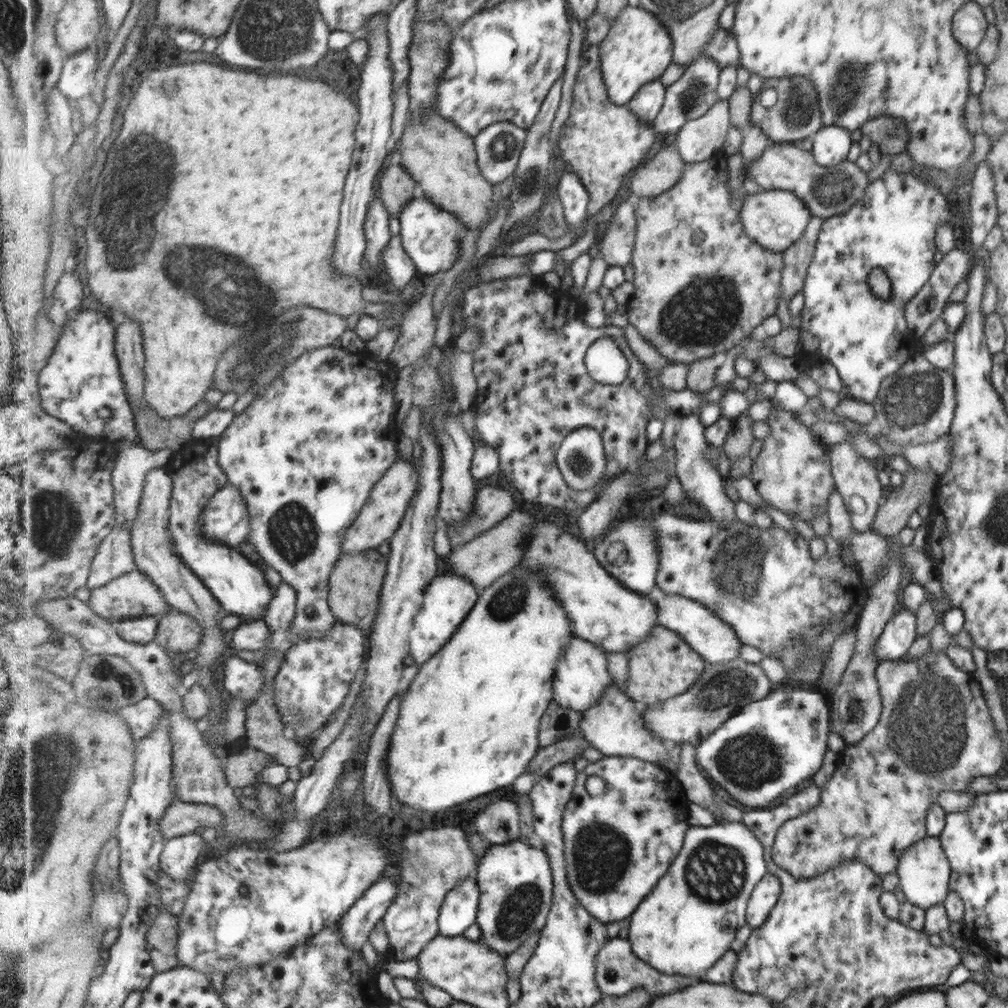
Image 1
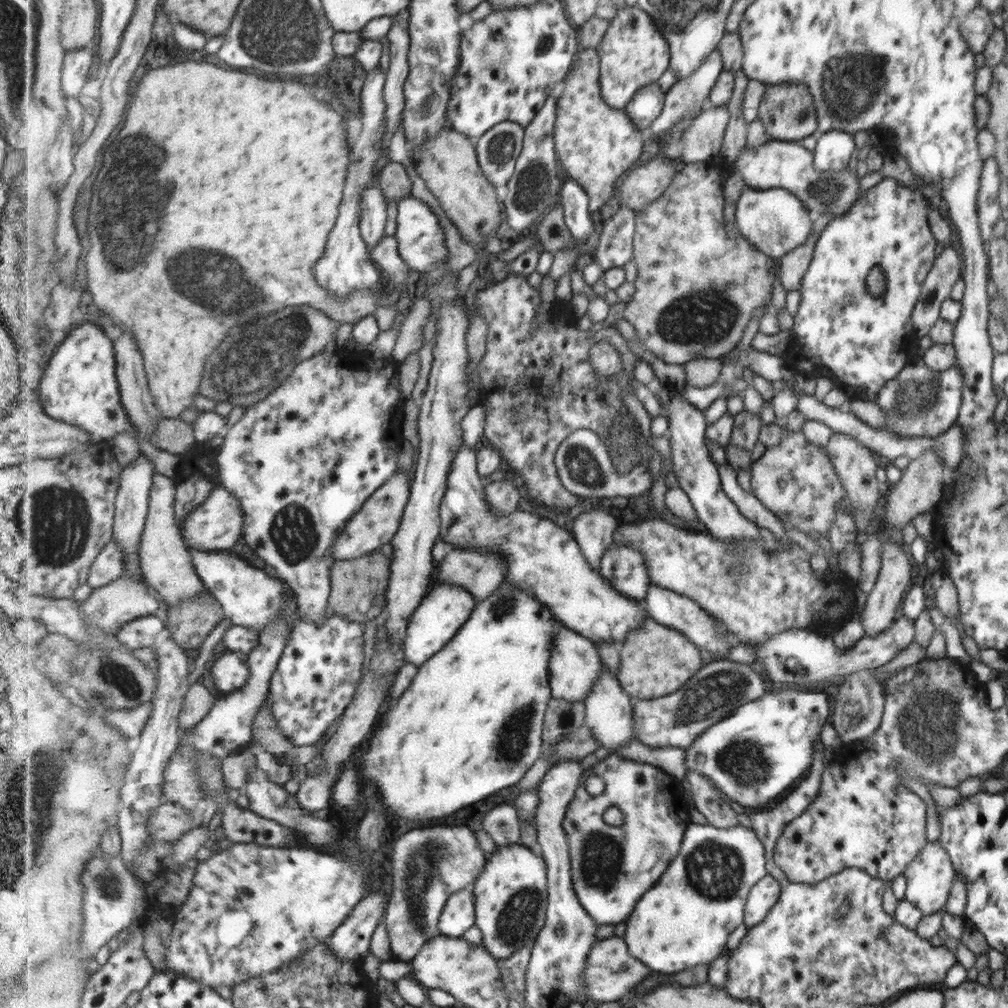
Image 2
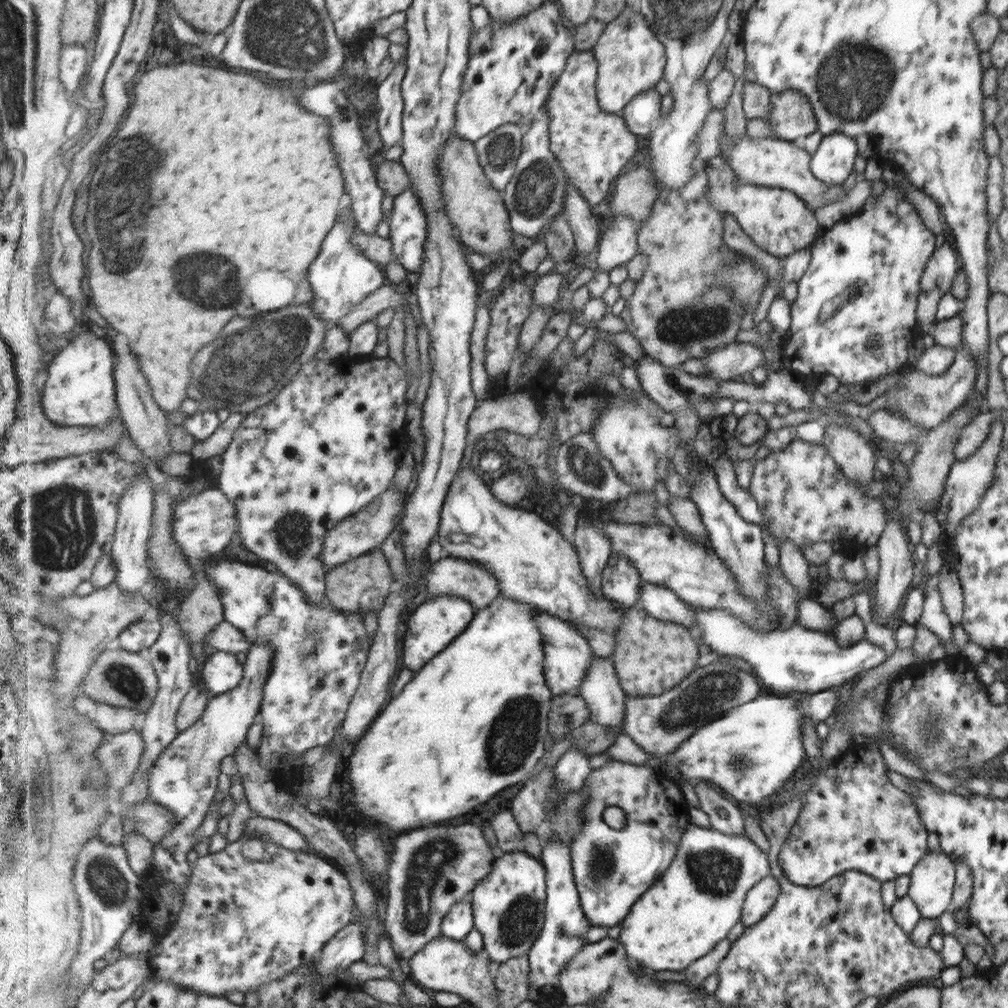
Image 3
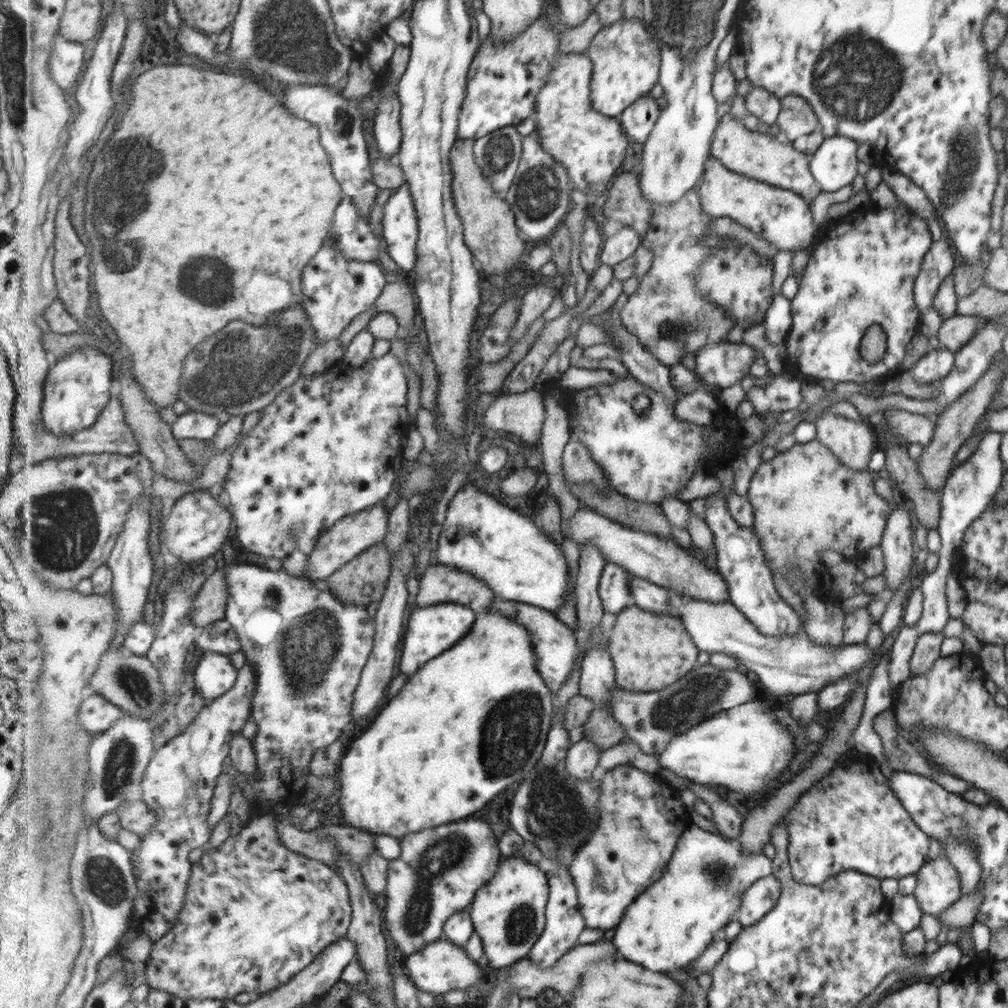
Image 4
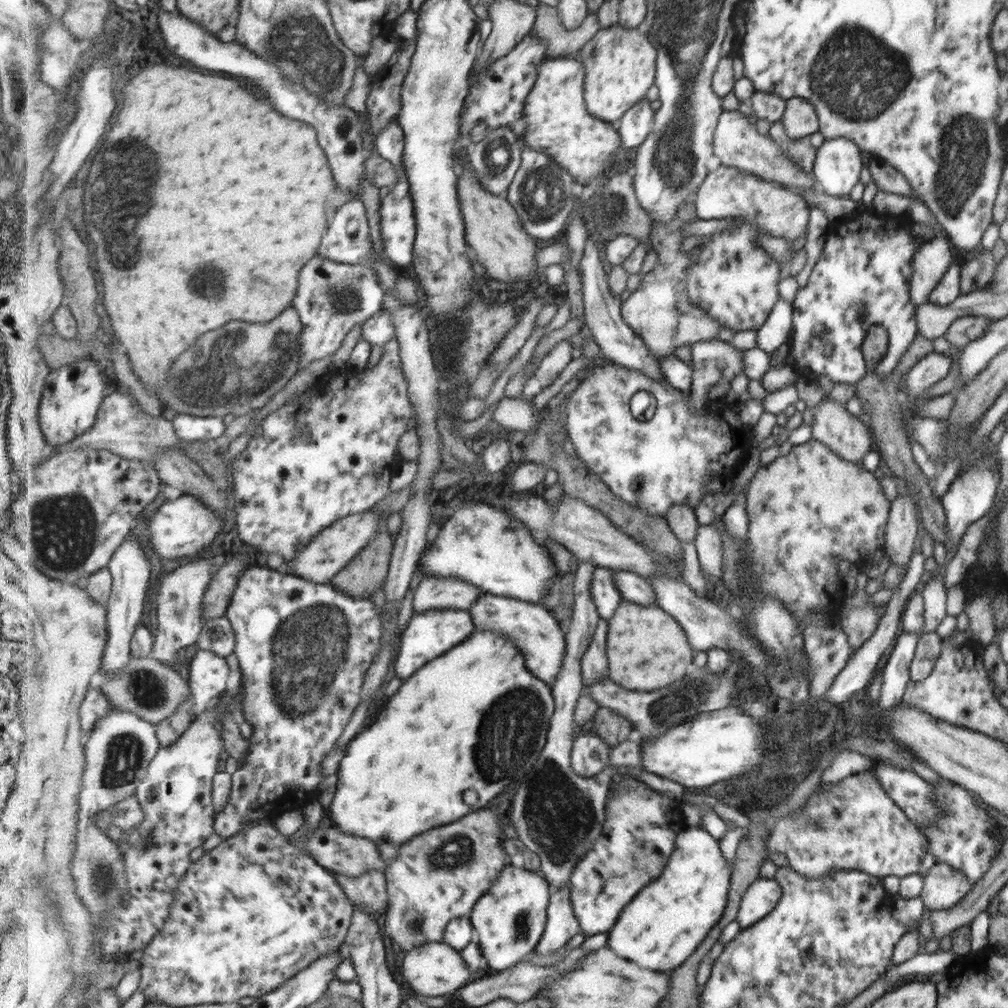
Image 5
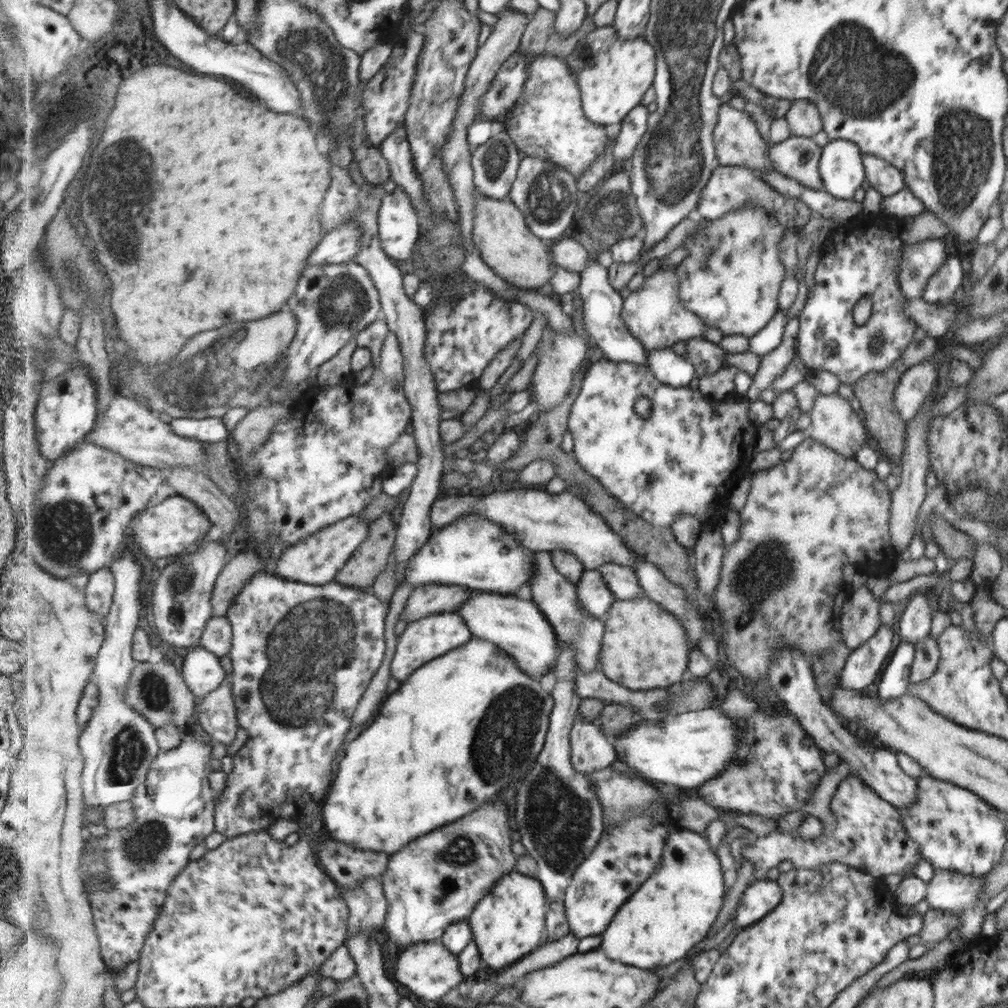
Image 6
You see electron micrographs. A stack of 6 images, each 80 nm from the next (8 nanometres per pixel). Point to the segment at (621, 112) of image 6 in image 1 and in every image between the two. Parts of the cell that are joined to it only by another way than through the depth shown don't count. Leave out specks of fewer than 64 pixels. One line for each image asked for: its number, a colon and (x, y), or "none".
1: (639, 48)
2: (634, 54)
3: (632, 59)
4: (627, 61)
5: (621, 65)

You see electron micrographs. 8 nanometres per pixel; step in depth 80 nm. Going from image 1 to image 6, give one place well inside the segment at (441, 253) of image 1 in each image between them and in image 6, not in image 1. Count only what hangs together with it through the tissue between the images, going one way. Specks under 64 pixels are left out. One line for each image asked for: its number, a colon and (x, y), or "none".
2: (422, 242)
3: (408, 219)
4: (401, 231)
5: (399, 227)
6: (400, 224)

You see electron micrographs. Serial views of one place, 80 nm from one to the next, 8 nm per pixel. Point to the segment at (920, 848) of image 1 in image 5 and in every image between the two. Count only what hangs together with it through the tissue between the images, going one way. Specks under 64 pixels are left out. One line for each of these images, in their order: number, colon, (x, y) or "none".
2: (929, 877)
3: (931, 882)
4: (938, 885)
5: (942, 887)

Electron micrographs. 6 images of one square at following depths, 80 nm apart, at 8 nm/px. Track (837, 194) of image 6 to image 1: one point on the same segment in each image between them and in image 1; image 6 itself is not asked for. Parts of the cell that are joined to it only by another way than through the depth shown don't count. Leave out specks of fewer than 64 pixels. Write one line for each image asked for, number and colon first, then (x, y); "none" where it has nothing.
1: (829, 146)
2: (832, 149)
3: (831, 163)
4: (832, 165)
5: (836, 166)

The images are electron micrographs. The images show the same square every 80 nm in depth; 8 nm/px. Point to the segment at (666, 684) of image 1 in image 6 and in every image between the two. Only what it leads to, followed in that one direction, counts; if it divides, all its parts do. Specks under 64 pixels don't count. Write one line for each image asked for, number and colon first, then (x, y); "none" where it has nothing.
2: (657, 660)
3: (652, 656)
4: (651, 651)
5: (647, 648)
6: (645, 645)

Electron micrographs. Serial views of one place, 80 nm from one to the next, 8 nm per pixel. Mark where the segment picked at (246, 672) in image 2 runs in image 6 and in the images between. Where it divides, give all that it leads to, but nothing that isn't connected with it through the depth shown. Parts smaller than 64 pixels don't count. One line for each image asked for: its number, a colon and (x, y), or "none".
3: (222, 672)
4: (215, 675)
5: (209, 673)
6: (203, 672)

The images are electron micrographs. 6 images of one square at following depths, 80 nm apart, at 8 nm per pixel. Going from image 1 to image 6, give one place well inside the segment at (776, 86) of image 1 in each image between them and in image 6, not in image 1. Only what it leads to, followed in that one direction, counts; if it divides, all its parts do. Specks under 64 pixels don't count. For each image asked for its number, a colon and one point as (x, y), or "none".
2: (786, 112)
3: (791, 116)
4: (796, 117)
5: (798, 119)
6: (803, 120)

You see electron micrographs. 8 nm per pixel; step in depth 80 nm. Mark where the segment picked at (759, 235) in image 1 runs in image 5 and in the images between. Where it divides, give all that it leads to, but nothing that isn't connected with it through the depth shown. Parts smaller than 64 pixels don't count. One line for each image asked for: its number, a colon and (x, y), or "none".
2: (774, 221)
3: (778, 222)
4: (781, 217)
5: (725, 192)

